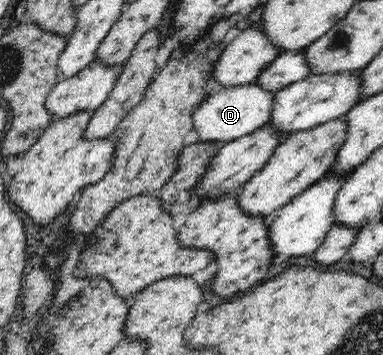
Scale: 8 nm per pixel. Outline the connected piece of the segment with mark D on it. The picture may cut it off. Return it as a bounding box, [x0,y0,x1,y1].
[192,80,276,143]

